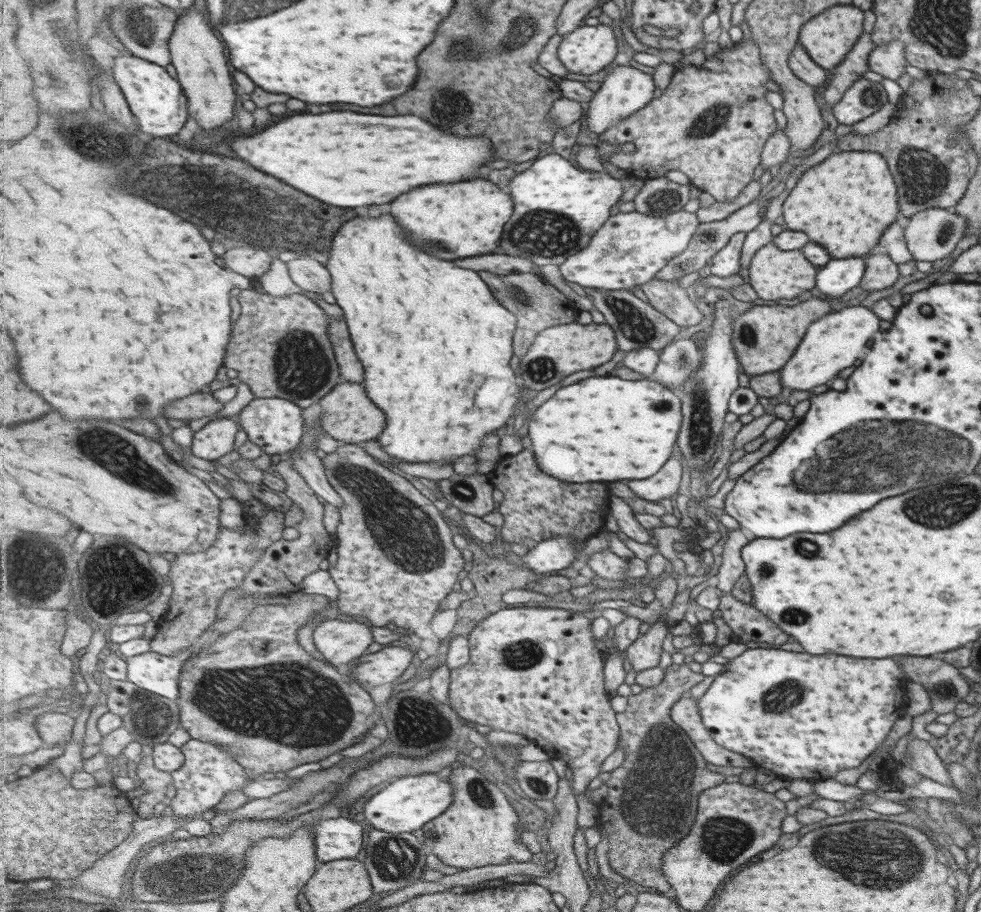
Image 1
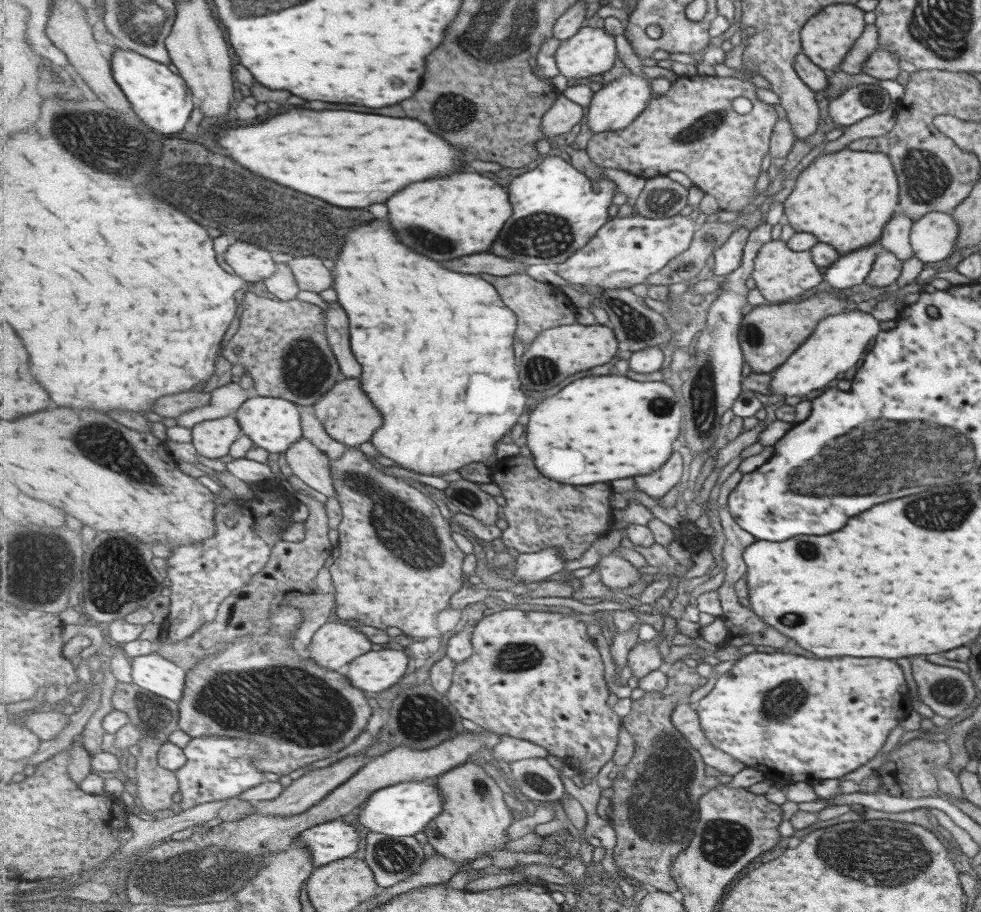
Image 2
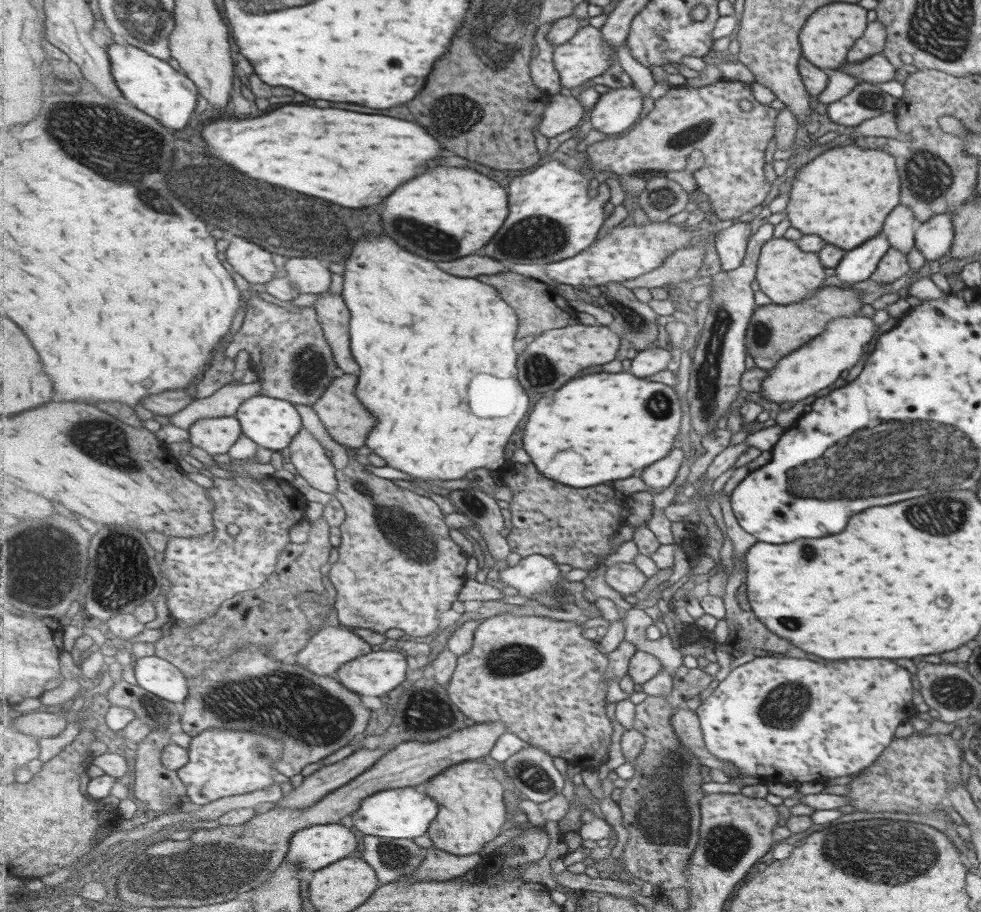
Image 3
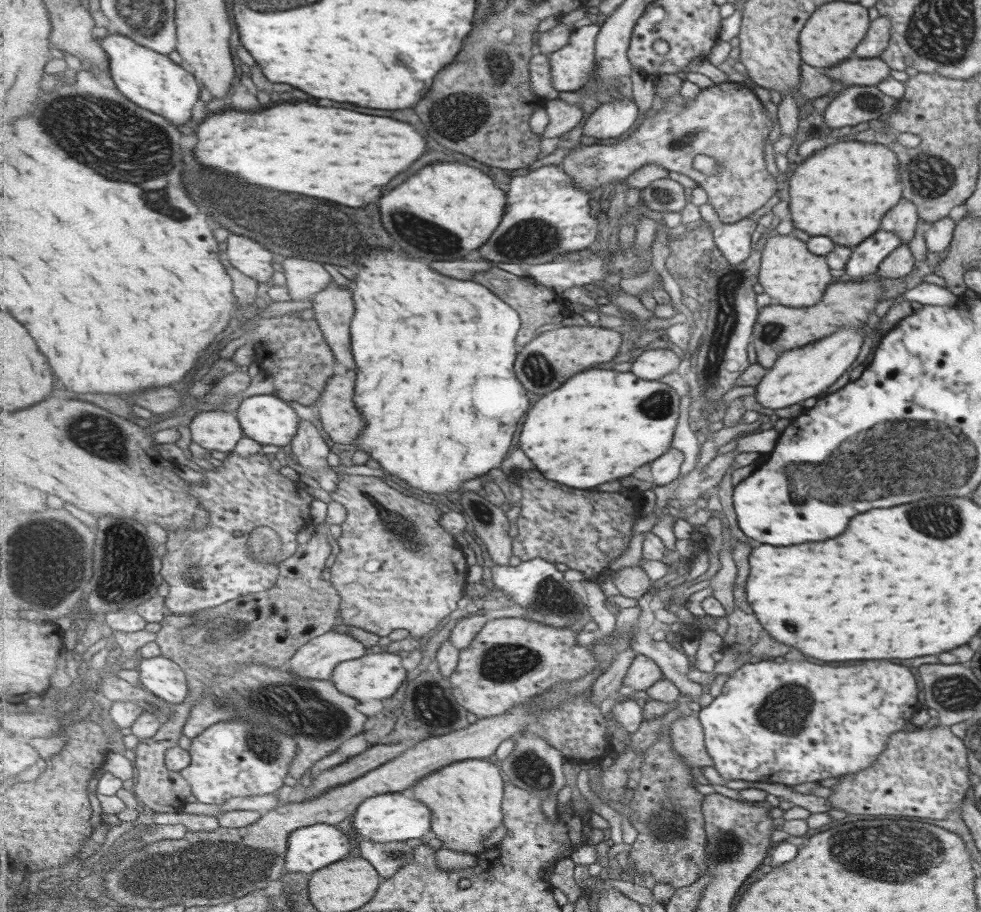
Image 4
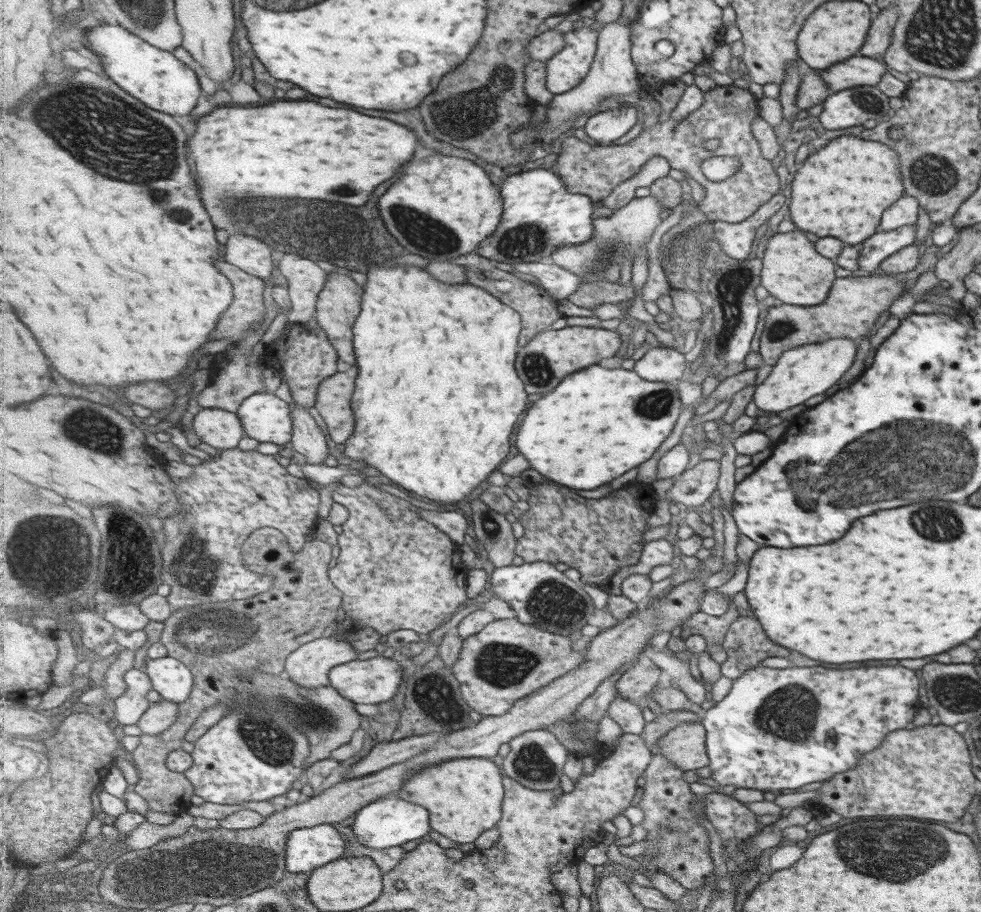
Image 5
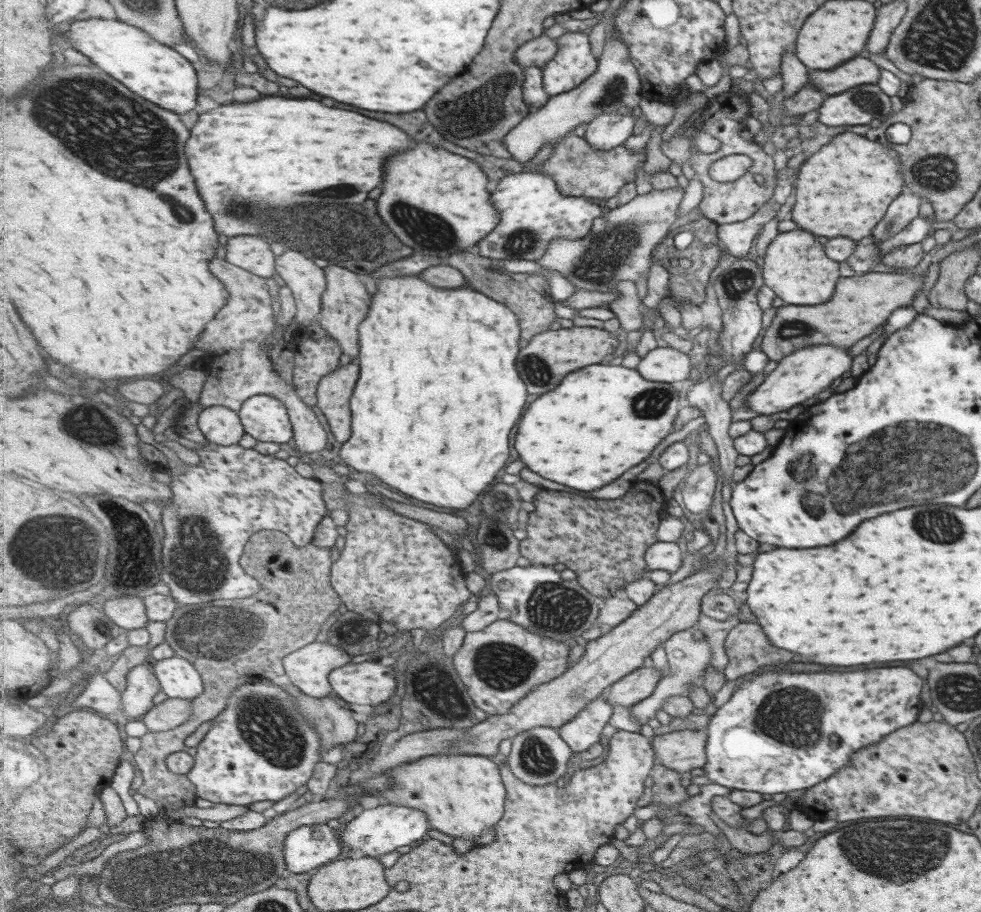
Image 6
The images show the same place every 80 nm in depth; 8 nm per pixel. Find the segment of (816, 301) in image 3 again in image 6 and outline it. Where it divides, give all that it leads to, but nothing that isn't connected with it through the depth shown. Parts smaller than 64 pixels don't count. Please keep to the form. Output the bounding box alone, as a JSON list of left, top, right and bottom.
[759,270,923,363]

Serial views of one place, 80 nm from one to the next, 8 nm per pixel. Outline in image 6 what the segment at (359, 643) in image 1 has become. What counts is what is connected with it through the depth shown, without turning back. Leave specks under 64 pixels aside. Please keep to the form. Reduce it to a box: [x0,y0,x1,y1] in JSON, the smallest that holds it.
[283,642,351,698]

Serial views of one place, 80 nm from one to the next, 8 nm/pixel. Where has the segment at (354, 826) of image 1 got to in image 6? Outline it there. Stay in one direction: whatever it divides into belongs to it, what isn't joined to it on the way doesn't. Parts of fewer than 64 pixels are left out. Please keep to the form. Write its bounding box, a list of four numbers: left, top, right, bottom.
[284,823,343,874]

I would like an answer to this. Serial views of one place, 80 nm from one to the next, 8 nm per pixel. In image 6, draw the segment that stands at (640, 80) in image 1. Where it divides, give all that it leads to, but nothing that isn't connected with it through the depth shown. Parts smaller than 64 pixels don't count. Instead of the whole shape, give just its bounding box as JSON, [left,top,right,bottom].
[585,114,635,150]

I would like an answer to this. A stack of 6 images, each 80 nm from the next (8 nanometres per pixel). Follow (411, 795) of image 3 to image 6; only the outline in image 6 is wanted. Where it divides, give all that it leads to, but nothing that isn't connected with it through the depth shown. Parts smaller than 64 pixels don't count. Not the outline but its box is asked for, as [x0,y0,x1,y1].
[339,804,431,859]

